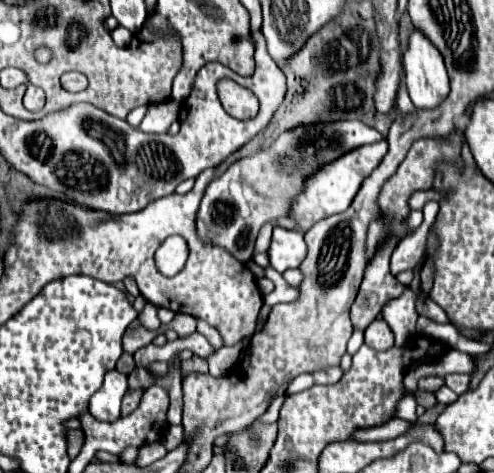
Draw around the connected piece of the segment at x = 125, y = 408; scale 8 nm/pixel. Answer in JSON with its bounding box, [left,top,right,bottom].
[121,389,145,417]

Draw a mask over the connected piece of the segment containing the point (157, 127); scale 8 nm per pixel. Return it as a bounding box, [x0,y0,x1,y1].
[137,101,179,134]

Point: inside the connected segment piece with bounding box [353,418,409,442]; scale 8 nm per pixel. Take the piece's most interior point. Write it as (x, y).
(395, 427)

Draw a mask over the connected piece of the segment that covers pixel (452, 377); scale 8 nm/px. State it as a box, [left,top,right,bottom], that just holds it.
[445,374,469,394]

